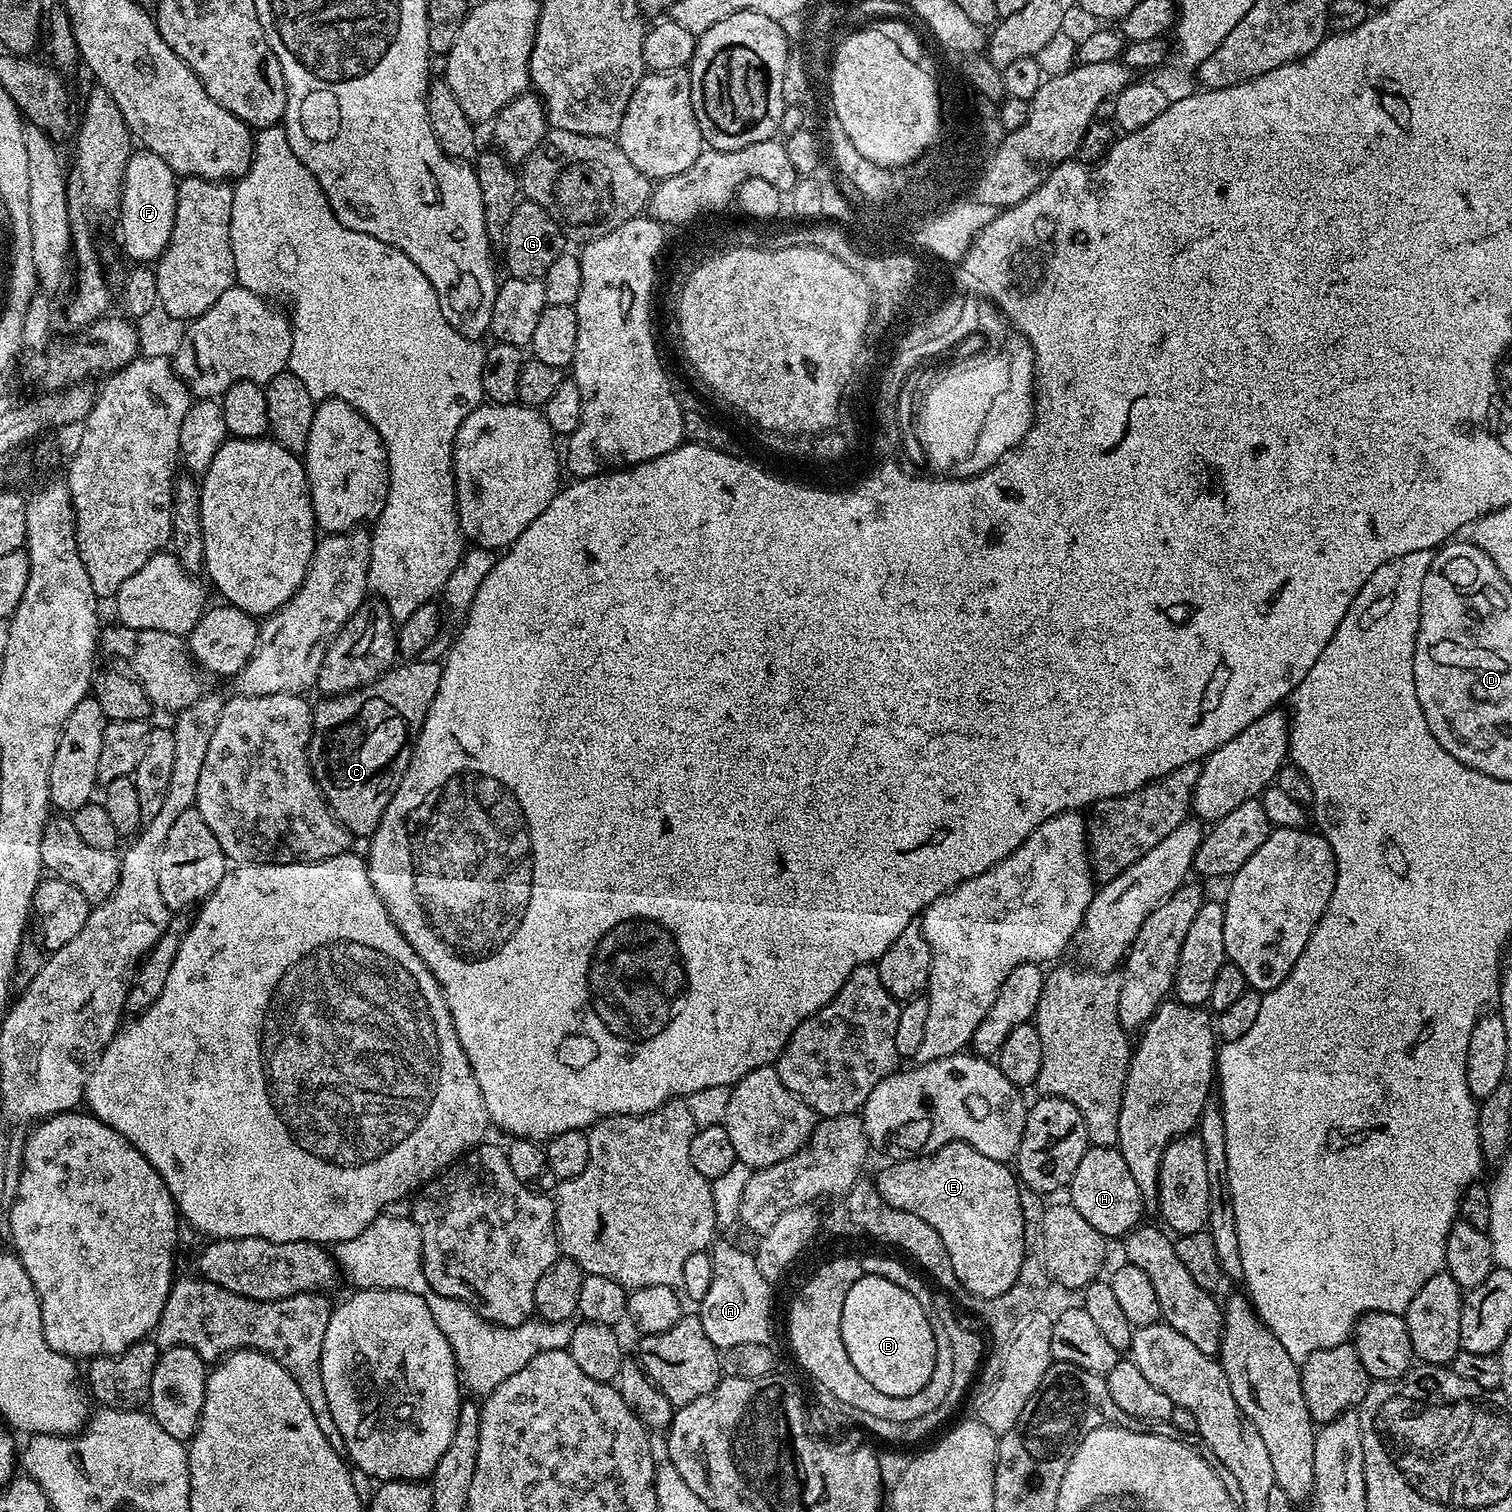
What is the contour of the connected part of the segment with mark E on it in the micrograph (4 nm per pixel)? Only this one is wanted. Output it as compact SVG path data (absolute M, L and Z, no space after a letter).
M961 1140L944 1144L937 1152L927 1156L897 1160L889 1165L889 1168L881 1170L880 1177L875 1177L876 1189L890 1206L906 1210L907 1214L917 1215L938 1232L954 1268L957 1285L961 1289L964 1287L970 1295L977 1296L981 1302L1006 1294L1006 1290L1014 1286L1026 1255L1026 1221L1023 1218L1022 1202L1019 1201L1020 1184L1017 1173L1005 1161L986 1158L986 1154L978 1154L974 1146Z

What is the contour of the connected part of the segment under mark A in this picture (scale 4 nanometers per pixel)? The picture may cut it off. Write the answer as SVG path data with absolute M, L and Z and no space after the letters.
M713 1243L710 1248L714 1274L710 1282L710 1290L706 1290L706 1298L698 1301L698 1315L706 1334L711 1340L719 1341L724 1336L723 1343L741 1344L742 1342L769 1343L768 1331L772 1328L772 1288L773 1285L762 1274L756 1265L755 1255L751 1251L743 1252L732 1244Z

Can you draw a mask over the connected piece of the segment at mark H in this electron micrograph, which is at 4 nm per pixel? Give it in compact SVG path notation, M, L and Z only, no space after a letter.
M1089 1146L1082 1155L1081 1162L1073 1174L1071 1183L1066 1188L1067 1199L1072 1208L1106 1238L1123 1238L1141 1223L1140 1215L1146 1212L1144 1199L1134 1183L1130 1169L1126 1167L1126 1158L1122 1158L1120 1149L1097 1148Z

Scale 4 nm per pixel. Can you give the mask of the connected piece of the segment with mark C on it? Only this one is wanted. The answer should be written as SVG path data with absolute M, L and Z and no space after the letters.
M409 659L365 688L346 692L343 696L329 696L321 699L320 705L315 705L312 740L308 744L312 776L328 807L353 837L368 838L376 831L390 798L410 766L414 736L408 733L408 728L419 730L422 727L430 710L430 702L434 702L434 694L438 694L438 682L442 678L441 665L428 659Z

